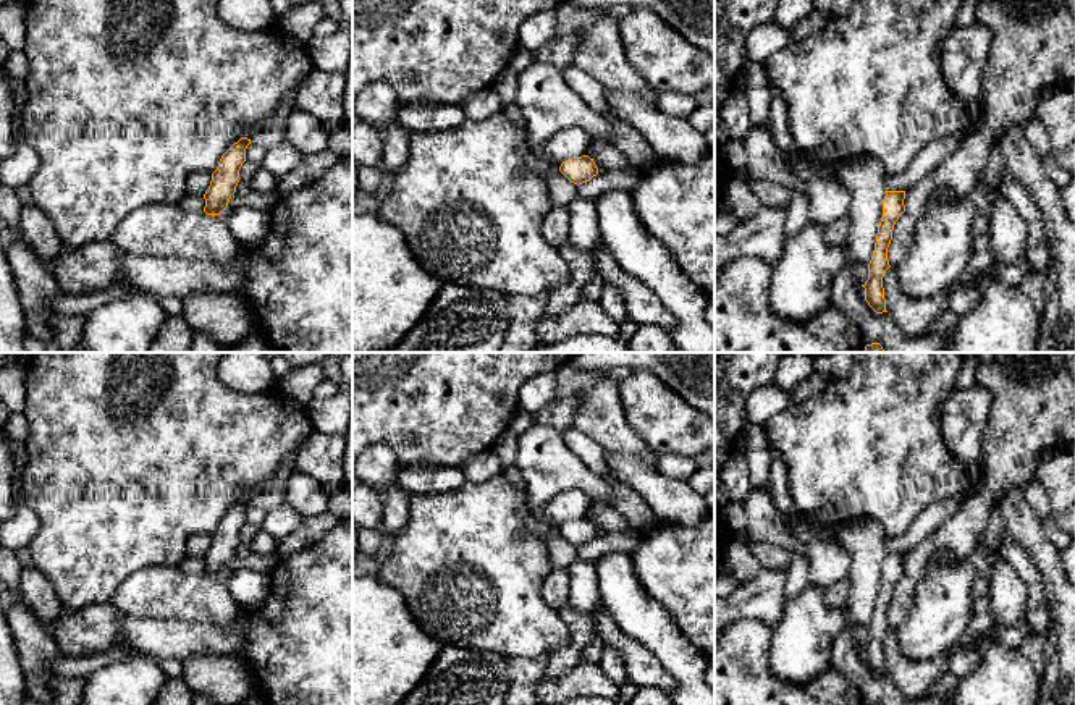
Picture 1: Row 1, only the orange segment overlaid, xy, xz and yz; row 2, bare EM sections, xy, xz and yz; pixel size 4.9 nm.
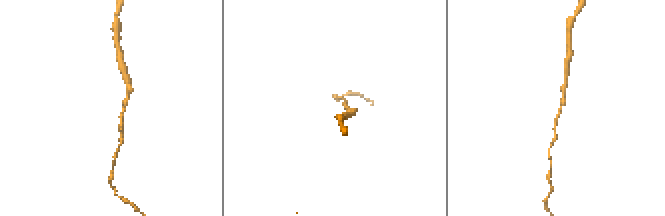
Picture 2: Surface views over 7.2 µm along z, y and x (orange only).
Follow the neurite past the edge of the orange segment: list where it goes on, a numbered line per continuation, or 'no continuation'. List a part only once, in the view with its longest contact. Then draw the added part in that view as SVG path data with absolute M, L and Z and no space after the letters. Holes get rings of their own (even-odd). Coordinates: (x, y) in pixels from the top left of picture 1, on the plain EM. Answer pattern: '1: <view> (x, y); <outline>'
no continuation

